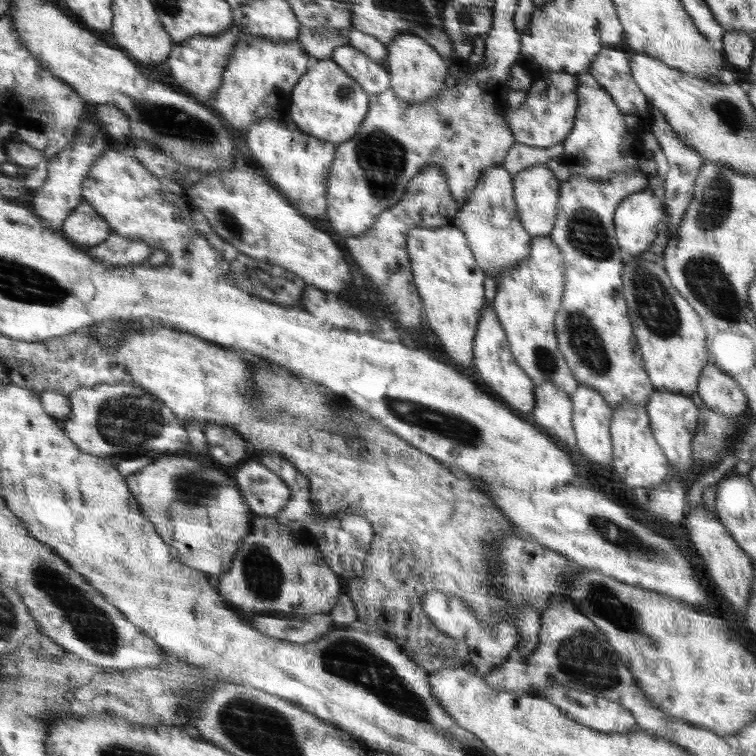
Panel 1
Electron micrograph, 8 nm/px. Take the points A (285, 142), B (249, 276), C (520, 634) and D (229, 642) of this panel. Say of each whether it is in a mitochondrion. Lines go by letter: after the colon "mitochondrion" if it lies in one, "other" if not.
A: other
B: mitochondrion
C: other
D: other

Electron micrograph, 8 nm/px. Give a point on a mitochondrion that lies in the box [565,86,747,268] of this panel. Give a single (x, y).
(715, 206)

